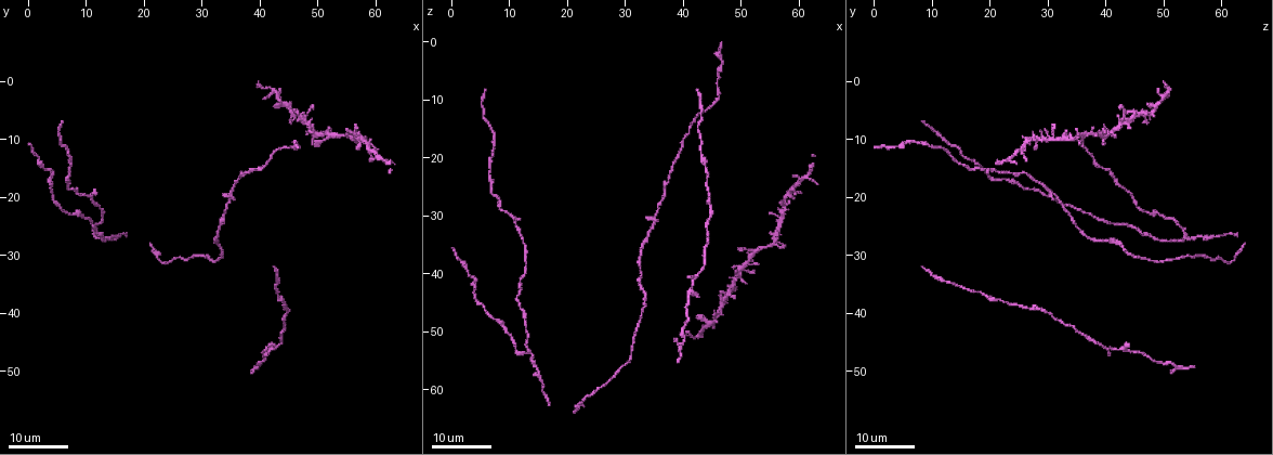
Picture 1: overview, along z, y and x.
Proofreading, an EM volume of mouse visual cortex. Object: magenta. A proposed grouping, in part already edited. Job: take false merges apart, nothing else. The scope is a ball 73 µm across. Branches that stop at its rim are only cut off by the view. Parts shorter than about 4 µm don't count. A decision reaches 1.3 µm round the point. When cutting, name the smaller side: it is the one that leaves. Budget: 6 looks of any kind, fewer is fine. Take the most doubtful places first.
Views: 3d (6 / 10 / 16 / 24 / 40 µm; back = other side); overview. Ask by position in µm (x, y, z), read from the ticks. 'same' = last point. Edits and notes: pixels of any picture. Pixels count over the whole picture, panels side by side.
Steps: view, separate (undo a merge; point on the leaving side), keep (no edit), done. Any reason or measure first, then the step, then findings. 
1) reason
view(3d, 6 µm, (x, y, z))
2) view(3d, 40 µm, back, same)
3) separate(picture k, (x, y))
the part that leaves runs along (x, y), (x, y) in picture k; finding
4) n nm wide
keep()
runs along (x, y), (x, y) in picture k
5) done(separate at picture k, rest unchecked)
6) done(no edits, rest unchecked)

view(3d, 24 µm, (41.5, 46.5, 43.0))

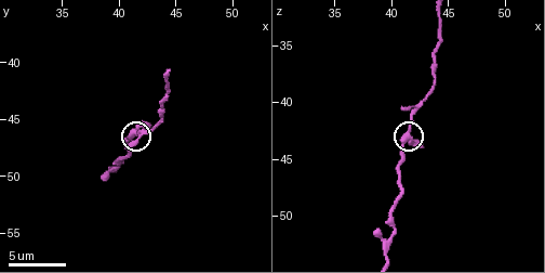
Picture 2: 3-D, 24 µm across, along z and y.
closer look
view(3d, 6 µm, (41.2, 46.0, 43.0))

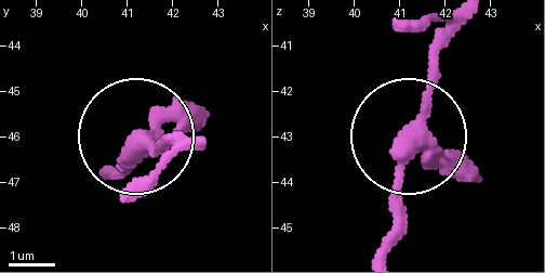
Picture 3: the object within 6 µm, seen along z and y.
320 nm wide
keep()
all the same neuron

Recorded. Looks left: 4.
side arm on a straight run
view(3d, 24 µm, (52.0, 9.0, 36.5))

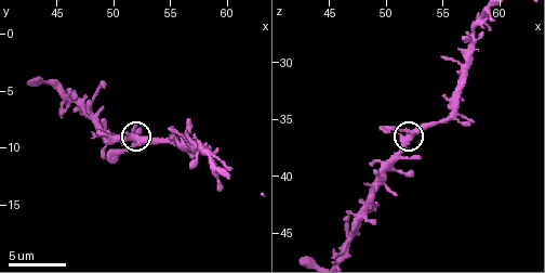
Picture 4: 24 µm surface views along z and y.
view(3d, 6 µm, (52.0, 9.2, 36.4))

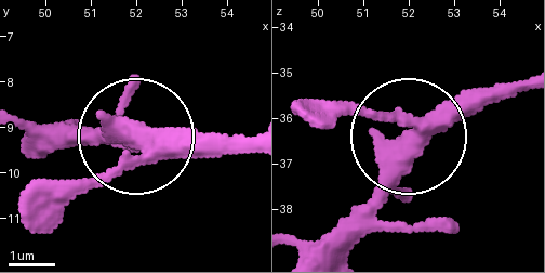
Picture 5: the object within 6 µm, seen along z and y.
390 nm wide
keep()
all the same neuron

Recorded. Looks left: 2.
thick turns thin
view(3d, 24 µm, (43.5, 37.5, 19.5))

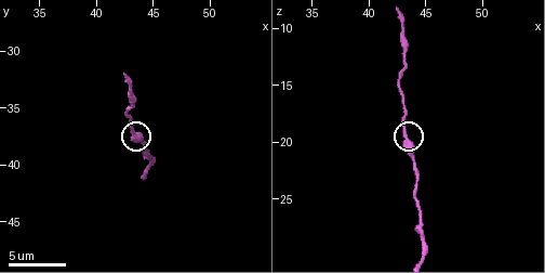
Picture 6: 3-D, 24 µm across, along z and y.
view(3d, 10 µm, (43.2, 37.2, 19.4))

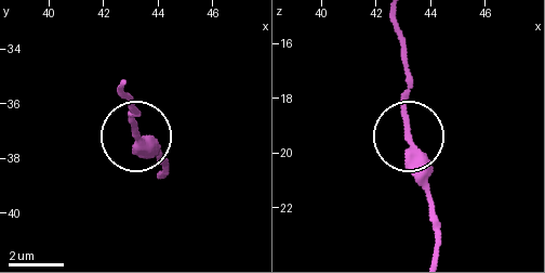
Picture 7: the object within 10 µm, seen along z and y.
290 nm wide
keep()
runs along (435, 249), (427, 166), (407, 130), (407, 77) in picture 7; all the same neuron

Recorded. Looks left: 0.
done(no edits, rest unchecked)

